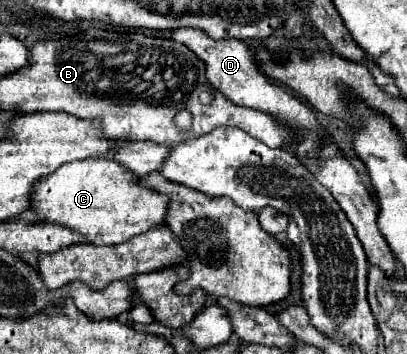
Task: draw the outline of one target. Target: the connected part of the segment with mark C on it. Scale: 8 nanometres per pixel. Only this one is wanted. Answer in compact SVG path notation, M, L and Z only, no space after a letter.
M88 158L60 166L54 174L34 186L32 210L40 220L60 222L86 236L90 244L108 246L130 240L156 226L166 224L170 198L140 184L128 168L108 158Z

